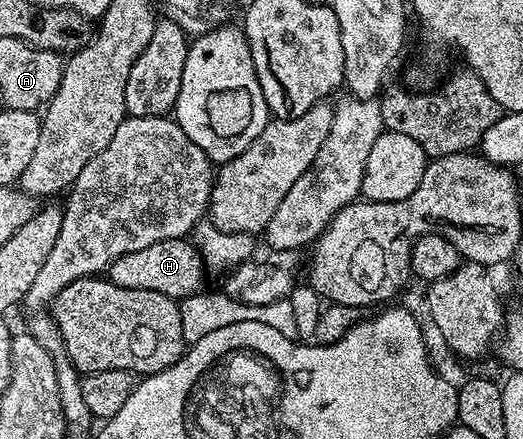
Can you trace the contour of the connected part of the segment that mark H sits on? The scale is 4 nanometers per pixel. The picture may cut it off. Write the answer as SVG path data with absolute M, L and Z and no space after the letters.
M179 238L162 240L160 243L153 243L152 247L143 247L140 251L122 256L108 268L107 277L115 286L130 290L161 291L180 301L204 288L205 272L207 267L194 242Z

